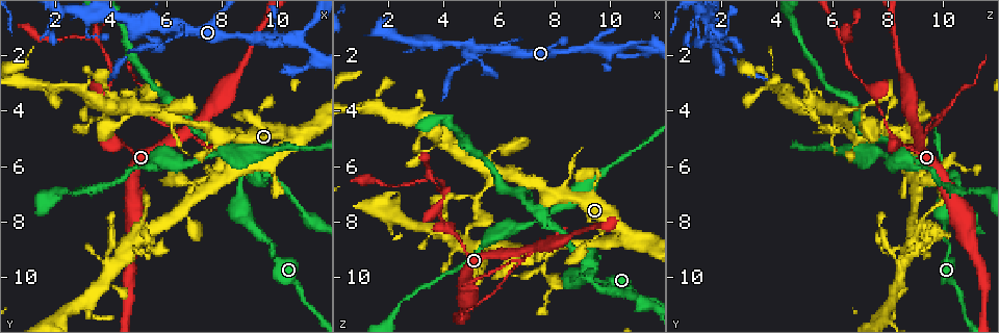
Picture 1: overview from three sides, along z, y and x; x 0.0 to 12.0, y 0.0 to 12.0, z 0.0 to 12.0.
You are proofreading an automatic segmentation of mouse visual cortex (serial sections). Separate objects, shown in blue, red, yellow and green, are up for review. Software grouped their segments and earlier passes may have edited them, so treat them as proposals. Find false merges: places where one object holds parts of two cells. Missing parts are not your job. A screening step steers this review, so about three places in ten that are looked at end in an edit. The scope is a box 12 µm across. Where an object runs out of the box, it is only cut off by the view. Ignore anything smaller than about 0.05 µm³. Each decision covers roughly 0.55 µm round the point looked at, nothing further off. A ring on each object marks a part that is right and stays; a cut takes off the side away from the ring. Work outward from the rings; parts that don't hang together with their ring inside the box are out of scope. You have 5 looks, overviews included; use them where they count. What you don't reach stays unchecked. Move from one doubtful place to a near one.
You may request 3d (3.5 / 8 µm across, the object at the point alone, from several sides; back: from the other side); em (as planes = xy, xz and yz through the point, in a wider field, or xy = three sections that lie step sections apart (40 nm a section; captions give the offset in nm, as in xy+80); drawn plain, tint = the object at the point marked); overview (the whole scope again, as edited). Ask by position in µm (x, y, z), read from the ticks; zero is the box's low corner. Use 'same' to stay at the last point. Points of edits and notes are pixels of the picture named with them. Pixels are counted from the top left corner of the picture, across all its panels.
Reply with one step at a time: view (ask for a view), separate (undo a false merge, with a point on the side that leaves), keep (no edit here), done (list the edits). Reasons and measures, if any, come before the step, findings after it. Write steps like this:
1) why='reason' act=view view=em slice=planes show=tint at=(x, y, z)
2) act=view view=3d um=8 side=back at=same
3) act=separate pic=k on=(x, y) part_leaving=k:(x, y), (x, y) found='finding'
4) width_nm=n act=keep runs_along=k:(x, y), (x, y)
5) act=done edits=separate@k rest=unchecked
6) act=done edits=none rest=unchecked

why='arms part here' act=view view=3d um=3.5 at=(4.1, 5.1, 8.2)

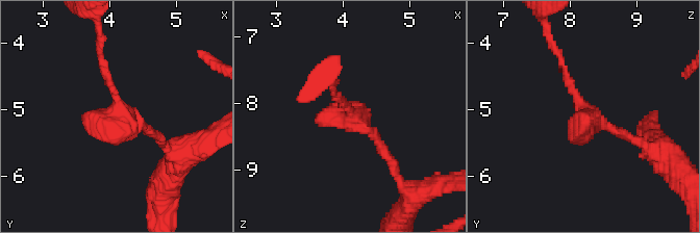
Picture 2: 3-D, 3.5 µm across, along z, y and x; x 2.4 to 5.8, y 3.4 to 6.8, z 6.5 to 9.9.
why='now the EM' act=view view=em slice=xy step=1 show=tint at=(4.20, 5.20, 8.25)

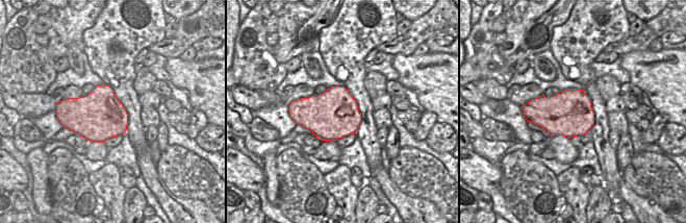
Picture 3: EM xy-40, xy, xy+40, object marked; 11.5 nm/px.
width_nm=550 act=keep runs_along=2:(638, 143), (586, 120), (563, 62) found='all the same cell'

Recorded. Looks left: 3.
why='branch point' act=view view=3d um=8 at=(3.8, 3.4, 7.6)

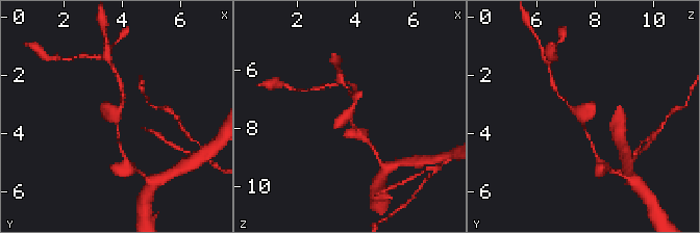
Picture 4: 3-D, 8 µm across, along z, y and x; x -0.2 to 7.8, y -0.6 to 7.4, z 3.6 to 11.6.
why='shape alone is not enough' act=view view=em slice=xy step=1 show=tint at=(3.7, 3.3, 7.6)

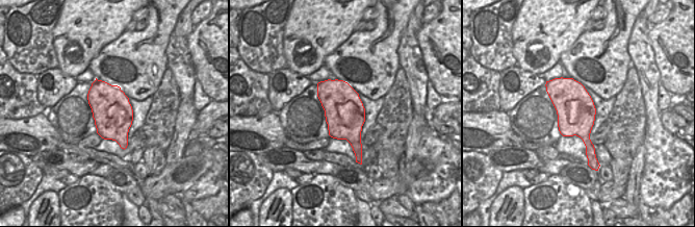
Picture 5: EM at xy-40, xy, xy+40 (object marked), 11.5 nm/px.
act=keep runs_along=4:(592, 144), (582, 117), (561, 96) found='all the same cell'

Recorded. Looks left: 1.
act=done edits=none rest=unchecked

